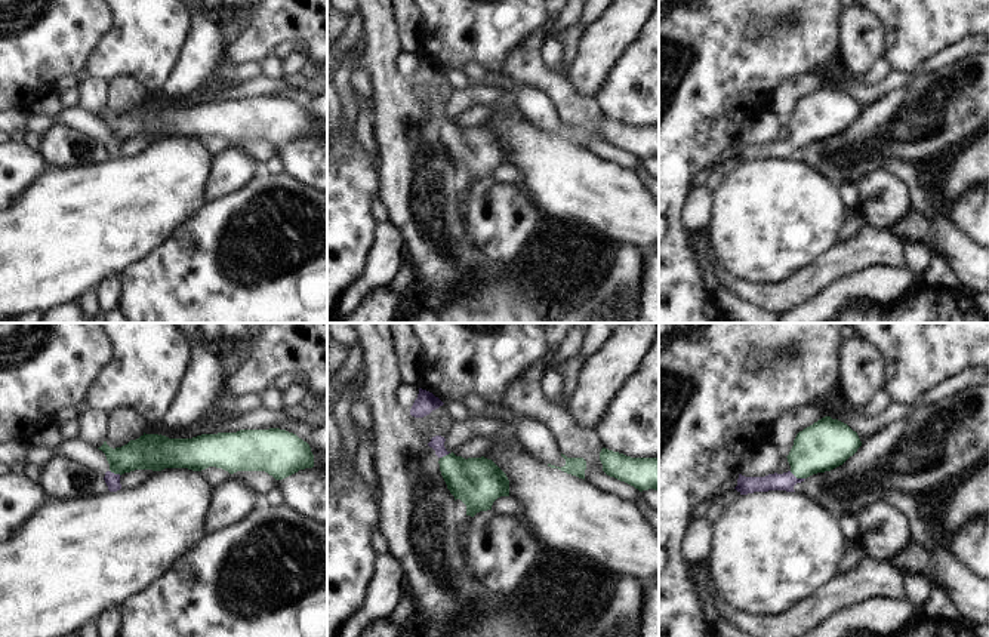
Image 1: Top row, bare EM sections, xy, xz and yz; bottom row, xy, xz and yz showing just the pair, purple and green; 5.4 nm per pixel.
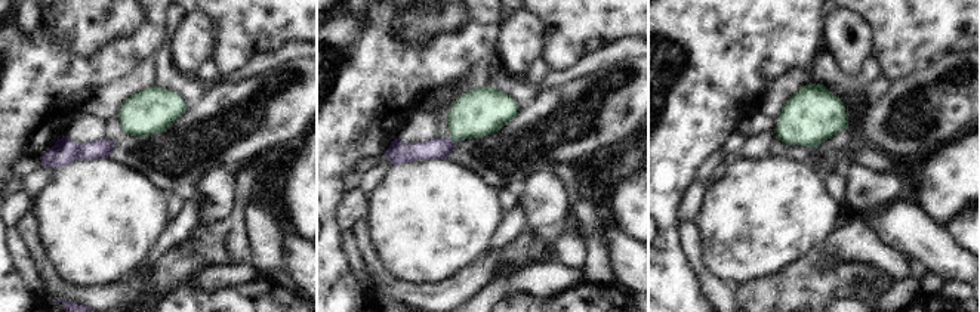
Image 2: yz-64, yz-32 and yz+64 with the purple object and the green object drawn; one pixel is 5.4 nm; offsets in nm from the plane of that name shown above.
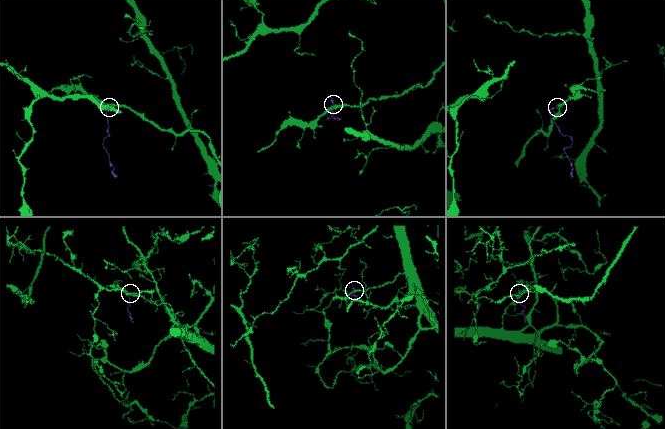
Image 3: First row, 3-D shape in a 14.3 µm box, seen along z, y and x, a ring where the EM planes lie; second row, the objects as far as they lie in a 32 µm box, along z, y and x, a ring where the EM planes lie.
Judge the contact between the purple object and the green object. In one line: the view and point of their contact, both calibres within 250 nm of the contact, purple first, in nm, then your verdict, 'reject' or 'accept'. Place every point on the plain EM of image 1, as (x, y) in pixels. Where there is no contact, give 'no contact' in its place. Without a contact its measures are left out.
meets purple in yz at (795, 145); 100 nm thick on the purple side, 260 nm on the other; accept

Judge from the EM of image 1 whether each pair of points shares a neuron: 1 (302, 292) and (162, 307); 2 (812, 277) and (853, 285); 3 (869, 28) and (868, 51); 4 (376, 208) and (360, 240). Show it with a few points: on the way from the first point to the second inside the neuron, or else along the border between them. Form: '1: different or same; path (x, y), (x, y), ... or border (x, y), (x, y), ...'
1: same; path (267, 294), (231, 291), (225, 297), (197, 297)
2: different; border (865, 268), (838, 277), (804, 302)
3: same; path (868, 34), (868, 45)
4: different; border (376, 197), (370, 206), (370, 217), (376, 222)

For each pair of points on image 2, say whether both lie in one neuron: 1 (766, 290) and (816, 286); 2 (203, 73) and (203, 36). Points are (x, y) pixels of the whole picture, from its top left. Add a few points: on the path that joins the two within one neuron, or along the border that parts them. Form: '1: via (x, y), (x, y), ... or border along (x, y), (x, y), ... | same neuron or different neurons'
1: via (777, 290), (795, 290), (804, 286) | same neuron
2: border along (210, 56), (193, 76) | different neurons

